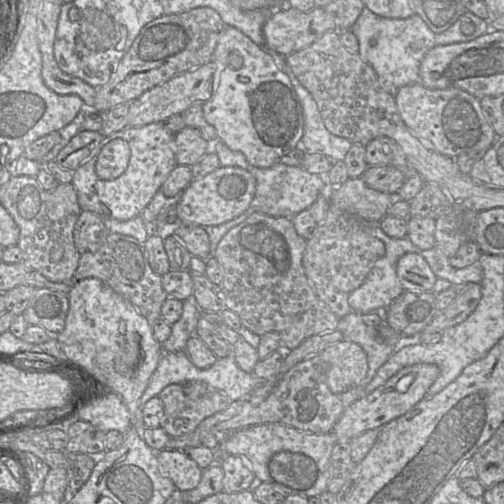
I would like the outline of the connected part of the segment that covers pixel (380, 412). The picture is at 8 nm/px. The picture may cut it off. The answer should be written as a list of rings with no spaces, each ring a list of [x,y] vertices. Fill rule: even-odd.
[[[421,363],[401,369],[383,385],[352,403],[335,423],[332,433],[335,434],[337,441],[349,442],[353,437],[367,430],[380,429],[388,422],[404,415],[415,404],[425,398],[427,390],[437,379],[438,375],[439,368],[434,364]],[[407,374],[413,374],[414,380],[405,392],[400,393],[397,390],[397,384]]]

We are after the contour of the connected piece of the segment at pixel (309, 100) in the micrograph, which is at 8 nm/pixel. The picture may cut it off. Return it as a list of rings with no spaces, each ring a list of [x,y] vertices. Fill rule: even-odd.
[[[268,50],[275,63],[288,75],[301,102],[304,117],[304,134],[301,139],[306,153],[320,153],[334,162],[343,161],[352,142],[339,137],[325,127],[318,106],[310,92],[299,82],[285,62],[285,56]]]

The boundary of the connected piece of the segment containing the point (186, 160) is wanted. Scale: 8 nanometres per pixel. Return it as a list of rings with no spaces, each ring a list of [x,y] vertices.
[[[185,126],[174,135],[174,152],[178,165],[191,167],[211,150],[211,146],[212,143],[193,127]]]

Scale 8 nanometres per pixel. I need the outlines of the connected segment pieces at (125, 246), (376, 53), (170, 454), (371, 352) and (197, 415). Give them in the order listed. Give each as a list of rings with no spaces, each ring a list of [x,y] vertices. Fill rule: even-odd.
[[[110,232],[96,252],[83,253],[74,275],[74,282],[85,278],[100,279],[128,300],[151,327],[161,317],[162,304],[169,297],[162,286],[161,276],[156,274],[149,264],[144,243],[128,235]]]
[[[364,6],[351,30],[358,39],[360,58],[374,69],[380,86],[395,97],[401,87],[419,82],[419,67],[423,57],[430,49],[438,45],[474,40],[490,32],[490,25],[488,20],[466,11],[449,29],[436,33],[418,14],[413,14],[405,19],[386,18],[373,13]],[[467,22],[475,25],[472,35],[465,35],[461,31],[462,25]],[[416,40],[423,40],[423,46],[414,50],[411,44]]]
[[[162,449],[157,452],[162,472],[180,491],[194,489],[200,482],[203,470],[183,450]]]
[[[351,311],[340,318],[338,327],[345,341],[351,341],[362,347],[367,356],[368,371],[361,382],[366,387],[378,369],[390,358],[397,347],[387,344],[378,334],[377,328],[365,324],[362,314]]]
[[[180,384],[166,386],[158,397],[163,403],[160,427],[170,437],[193,432],[204,419],[224,411],[232,402],[228,396],[209,385],[207,393],[198,399],[185,395]]]

